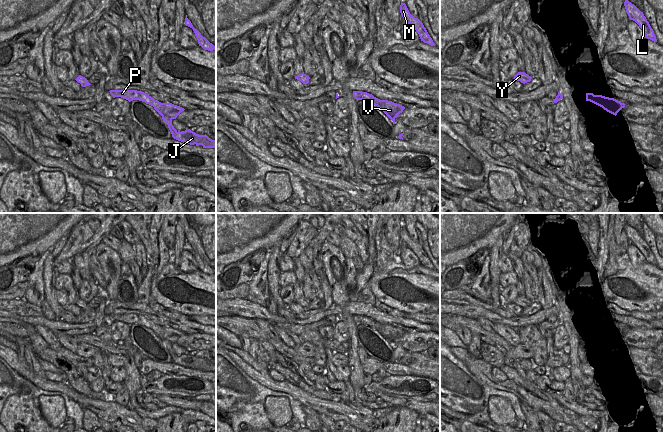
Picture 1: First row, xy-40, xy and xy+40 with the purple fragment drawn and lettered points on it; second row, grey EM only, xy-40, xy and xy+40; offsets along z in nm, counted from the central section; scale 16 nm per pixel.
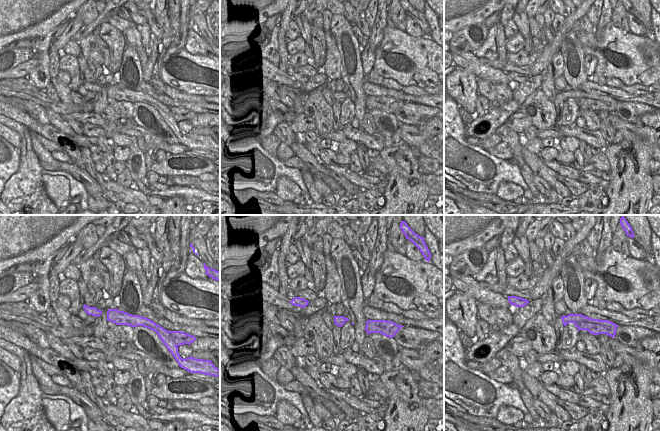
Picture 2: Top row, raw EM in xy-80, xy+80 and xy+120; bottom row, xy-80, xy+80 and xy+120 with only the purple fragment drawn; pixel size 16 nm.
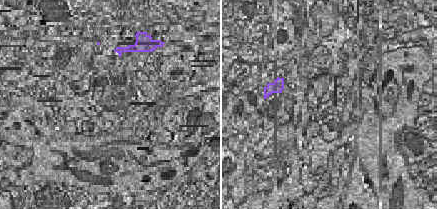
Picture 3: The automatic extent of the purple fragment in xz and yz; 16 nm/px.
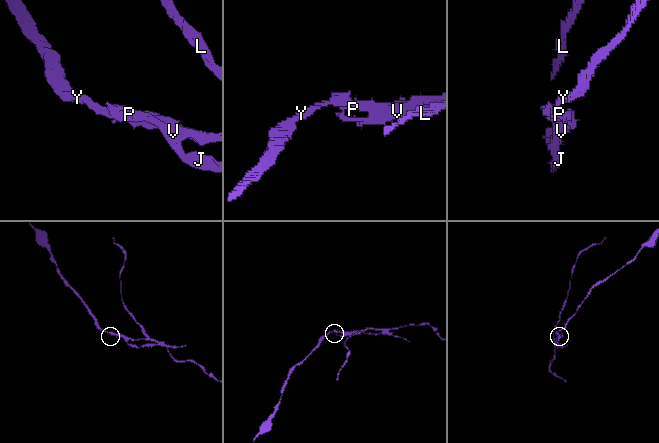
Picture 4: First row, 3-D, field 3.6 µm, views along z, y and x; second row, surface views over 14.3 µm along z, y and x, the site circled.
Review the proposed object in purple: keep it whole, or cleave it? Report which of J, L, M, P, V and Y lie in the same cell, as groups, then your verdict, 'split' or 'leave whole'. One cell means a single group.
J P Y / L M V; split

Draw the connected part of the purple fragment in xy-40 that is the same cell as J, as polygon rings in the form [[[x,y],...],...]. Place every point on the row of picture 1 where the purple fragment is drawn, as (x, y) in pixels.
[[[110,90],[110,94],[115,97],[121,97],[128,101],[139,100],[154,107],[154,109],[162,116],[163,121],[168,125],[172,137],[178,141],[190,145],[202,145],[203,148],[216,148],[216,140],[210,139],[206,134],[199,135],[190,129],[178,132],[172,125],[172,119],[163,114],[163,103],[155,100],[151,96],[142,91],[137,90]]]

